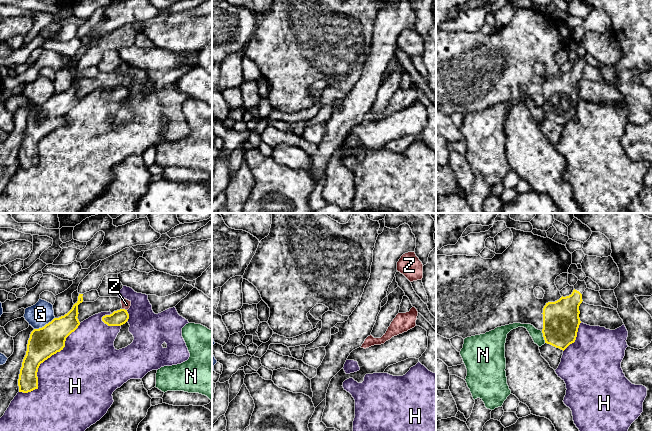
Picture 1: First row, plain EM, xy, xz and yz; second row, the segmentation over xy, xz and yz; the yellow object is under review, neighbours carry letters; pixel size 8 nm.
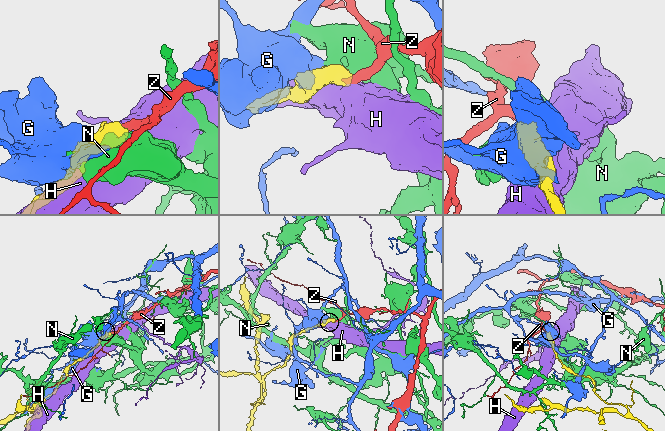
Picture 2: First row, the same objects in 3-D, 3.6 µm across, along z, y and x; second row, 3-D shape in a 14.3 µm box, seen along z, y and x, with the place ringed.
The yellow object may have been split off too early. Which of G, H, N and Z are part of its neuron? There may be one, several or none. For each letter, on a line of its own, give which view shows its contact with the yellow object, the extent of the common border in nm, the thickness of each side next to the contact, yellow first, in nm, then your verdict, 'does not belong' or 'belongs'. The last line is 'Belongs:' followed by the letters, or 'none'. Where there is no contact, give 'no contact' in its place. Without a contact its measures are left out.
G: contact in xy; length 190 nm; calibres 240 and 190 nm; does not belong
H: contact in xy; length 750 nm; calibres 240 and 480 nm; does not belong
N: contact in yz; length 100 nm; calibres 300 and 90 nm; does not belong
Z: contact in xy; length 40 nm; calibres 120 and 70 nm; does not belong
Belongs: none

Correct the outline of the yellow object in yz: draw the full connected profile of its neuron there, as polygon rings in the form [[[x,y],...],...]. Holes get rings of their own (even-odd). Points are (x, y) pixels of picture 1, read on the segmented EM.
[[[578,280],[571,295],[546,303],[542,313],[545,343],[564,351],[575,342],[581,323],[579,306],[586,288],[585,281]]]

